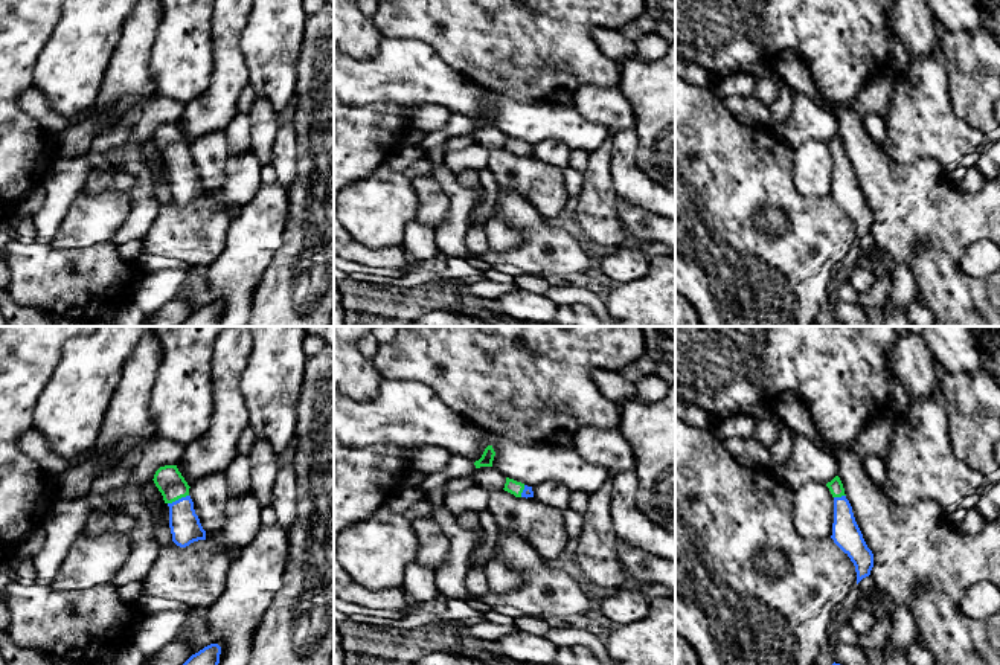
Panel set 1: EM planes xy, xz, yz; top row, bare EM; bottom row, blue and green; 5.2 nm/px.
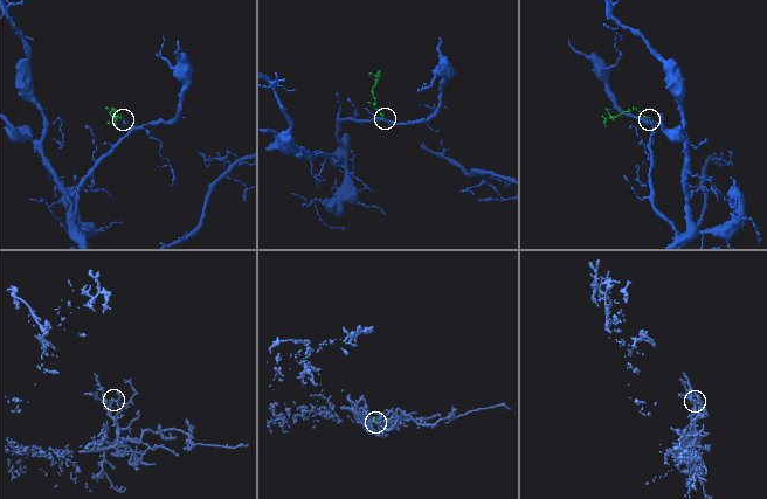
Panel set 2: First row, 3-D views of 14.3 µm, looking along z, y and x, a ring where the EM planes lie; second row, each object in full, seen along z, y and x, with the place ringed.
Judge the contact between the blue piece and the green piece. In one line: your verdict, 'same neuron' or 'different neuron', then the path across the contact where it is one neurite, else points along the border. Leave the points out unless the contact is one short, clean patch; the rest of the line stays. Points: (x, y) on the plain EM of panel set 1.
same neuron | across xy (185, 183), (179, 157), (168, 138)

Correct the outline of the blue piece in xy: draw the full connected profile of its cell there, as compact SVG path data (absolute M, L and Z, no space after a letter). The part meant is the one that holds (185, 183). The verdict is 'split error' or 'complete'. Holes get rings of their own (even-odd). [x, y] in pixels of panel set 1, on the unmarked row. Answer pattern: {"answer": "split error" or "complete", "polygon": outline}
{"answer": "split error", "polygon": "M177 124L160 125L152 139L169 165L172 200L180 206L186 206L194 200L206 198L206 189L195 172L194 160L189 154L191 145Z"}

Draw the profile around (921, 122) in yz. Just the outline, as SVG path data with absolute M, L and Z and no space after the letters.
M938 49L895 73L884 122L887 139L883 148L902 165L933 157L945 168L985 145L985 134L953 111L948 76Z

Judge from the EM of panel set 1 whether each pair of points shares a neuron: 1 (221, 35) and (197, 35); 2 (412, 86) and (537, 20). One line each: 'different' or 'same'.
1: different
2: different

